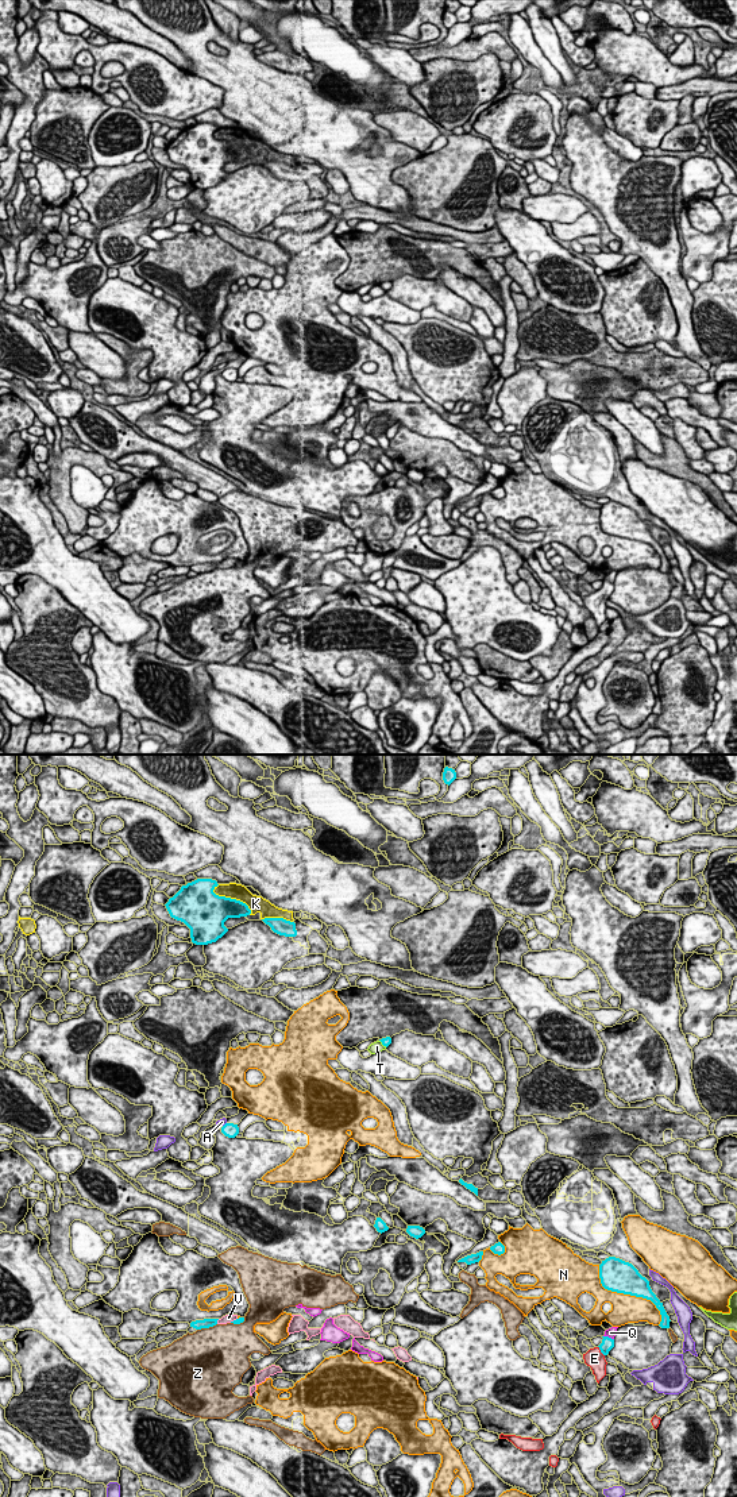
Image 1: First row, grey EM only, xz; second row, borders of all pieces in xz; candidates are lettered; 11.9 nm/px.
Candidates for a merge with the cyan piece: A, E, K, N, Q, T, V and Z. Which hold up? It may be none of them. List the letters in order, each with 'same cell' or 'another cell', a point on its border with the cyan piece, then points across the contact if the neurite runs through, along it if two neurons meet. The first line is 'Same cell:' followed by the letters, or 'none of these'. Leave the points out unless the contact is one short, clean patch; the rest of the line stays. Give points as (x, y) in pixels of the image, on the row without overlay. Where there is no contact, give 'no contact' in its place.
Same cell: E
A: another cell | xz (224, 369)
E: same cell | xz (601, 595) | across xz (608, 587), (601, 595), (594, 602)
K: another cell | xz (232, 143)
N: another cell | xz (628, 537)
Q: another cell | xz (608, 581)
T: another cell | xz (382, 288)
V: another cell | xz (216, 566)
Z: another cell | xz (207, 571)

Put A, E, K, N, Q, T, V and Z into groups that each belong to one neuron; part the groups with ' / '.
A / E / K / N / Q / T / V Z

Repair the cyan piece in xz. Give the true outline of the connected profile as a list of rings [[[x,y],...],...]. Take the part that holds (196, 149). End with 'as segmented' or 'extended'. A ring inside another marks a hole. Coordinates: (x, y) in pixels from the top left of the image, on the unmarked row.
[[[197,123],[182,130],[165,148],[171,162],[190,173],[196,189],[208,189],[221,182],[228,175],[224,170],[228,162],[251,158],[246,147],[216,139],[213,134],[217,130],[216,124]]]; as segmented

